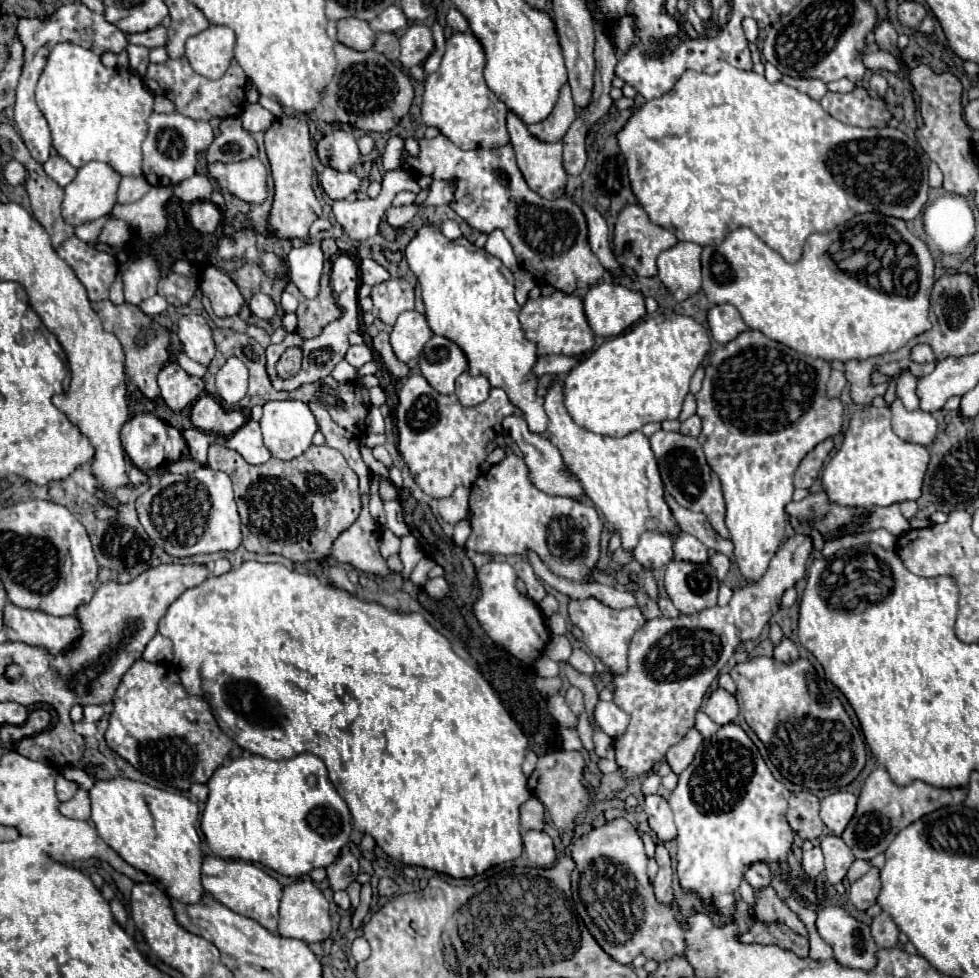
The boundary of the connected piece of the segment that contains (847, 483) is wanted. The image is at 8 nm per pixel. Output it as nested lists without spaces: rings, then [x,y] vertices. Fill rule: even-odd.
[[[866,406],[852,414],[848,430],[844,432],[842,448],[832,456],[828,466],[822,472],[822,488],[828,492],[828,498],[832,502],[840,502],[842,506],[860,506],[860,508],[872,508],[872,506],[892,506],[900,504],[904,500],[918,500],[922,494],[922,480],[926,474],[930,462],[930,454],[924,446],[902,442],[892,426],[890,426],[890,408],[876,408]]]

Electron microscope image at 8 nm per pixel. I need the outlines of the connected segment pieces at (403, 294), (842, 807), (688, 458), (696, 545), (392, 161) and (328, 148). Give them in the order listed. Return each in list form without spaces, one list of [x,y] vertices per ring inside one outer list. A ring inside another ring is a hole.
[[[392,278],[374,286],[372,300],[372,314],[386,324],[394,324],[400,312],[414,308],[414,288],[404,278]]]
[[[834,792],[822,800],[820,818],[832,834],[842,836],[844,828],[848,826],[848,822],[854,816],[854,810],[856,810],[856,796],[854,794]]]
[[[658,430],[650,436],[650,446],[652,446],[652,452],[658,462],[664,490],[668,494],[672,494],[680,506],[694,510],[694,512],[704,512],[706,518],[710,520],[712,528],[722,538],[730,538],[730,532],[726,530],[724,514],[722,514],[722,484],[720,484],[716,472],[708,466],[702,444],[694,436],[686,436],[682,432]]]
[[[680,532],[674,538],[674,558],[686,560],[686,562],[706,562],[708,560],[708,548],[696,536]]]
[[[390,136],[382,154],[384,170],[400,170],[404,168],[404,138],[402,136]]]
[[[344,126],[328,128],[328,132],[316,142],[316,154],[324,166],[336,170],[350,170],[360,160],[356,138]]]

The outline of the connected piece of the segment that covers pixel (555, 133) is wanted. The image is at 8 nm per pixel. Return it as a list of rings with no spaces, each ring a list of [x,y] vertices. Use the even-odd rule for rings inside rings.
[[[564,84],[560,88],[560,96],[556,100],[556,106],[552,110],[552,114],[542,120],[542,122],[536,122],[536,124],[530,124],[528,130],[538,136],[540,140],[546,140],[546,142],[556,142],[556,140],[562,140],[562,136],[566,134],[568,126],[576,120],[576,106],[574,106],[574,100],[572,100],[572,92],[570,92],[570,84]]]

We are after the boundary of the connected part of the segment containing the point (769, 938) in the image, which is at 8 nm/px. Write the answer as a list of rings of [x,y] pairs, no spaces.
[[[756,920],[752,928],[740,936],[742,942],[778,944],[792,950],[798,956],[808,956],[808,936],[800,936],[782,922],[762,922]]]

